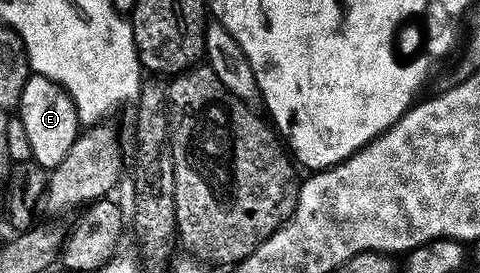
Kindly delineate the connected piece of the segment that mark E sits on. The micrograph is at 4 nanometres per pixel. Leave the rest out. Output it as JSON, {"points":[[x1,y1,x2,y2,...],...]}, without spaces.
{"points":[[30,74,29,80,23,85,19,116,23,129,27,129,32,162,46,169,57,167,79,132,77,110,69,94,55,81,42,75]]}

